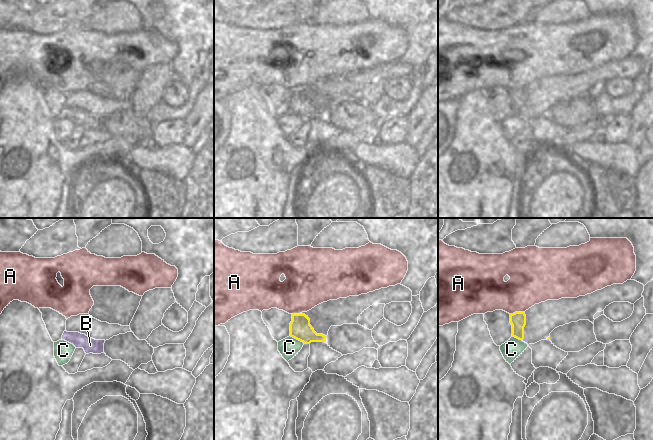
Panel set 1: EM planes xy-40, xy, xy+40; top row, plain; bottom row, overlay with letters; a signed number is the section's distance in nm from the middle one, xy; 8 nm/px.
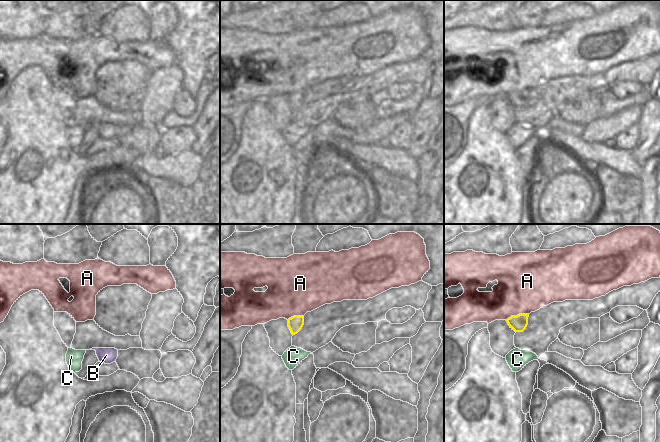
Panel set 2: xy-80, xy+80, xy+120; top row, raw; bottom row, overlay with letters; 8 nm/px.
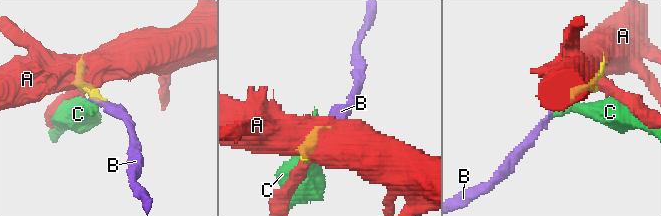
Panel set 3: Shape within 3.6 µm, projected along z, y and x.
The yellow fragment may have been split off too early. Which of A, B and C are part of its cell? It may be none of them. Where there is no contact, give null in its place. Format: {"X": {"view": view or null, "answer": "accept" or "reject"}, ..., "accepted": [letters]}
{"A": {"view": "xy+40", "answer": "reject"}, "B": {"view": null, "answer": "accept"}, "C": {"view": "xy", "answer": "reject"}, "accepted": ["B"]}

